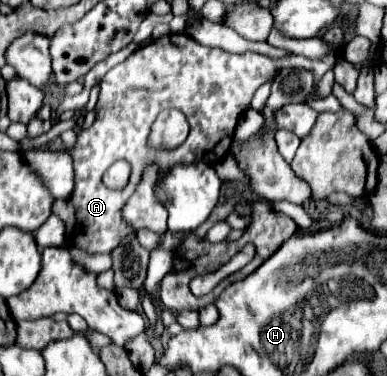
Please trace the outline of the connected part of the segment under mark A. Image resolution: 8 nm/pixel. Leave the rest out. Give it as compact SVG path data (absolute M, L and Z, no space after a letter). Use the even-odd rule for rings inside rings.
M174 33L146 45L146 57L144 49L134 51L126 61L116 65L114 71L102 77L96 119L92 127L78 133L74 147L68 149L74 165L74 191L68 199L56 199L52 205L52 213L64 221L67 246L86 253L112 253L124 239L136 235L136 229L122 217L122 209L148 165L154 163L158 173L164 173L170 165L190 165L194 161L214 165L230 151L240 115L250 109L260 85L272 81L282 67L304 67L316 75L312 91L315 93L320 77L334 67L334 61L334 55L324 55L322 59L302 55L272 59L260 53L226 53L222 49L204 47L188 35ZM148 47L152 51L148 51ZM172 107L186 115L190 135L176 151L156 153L146 143L150 127L160 111ZM118 159L126 159L132 165L132 175L126 189L112 191L104 187L102 175Z

